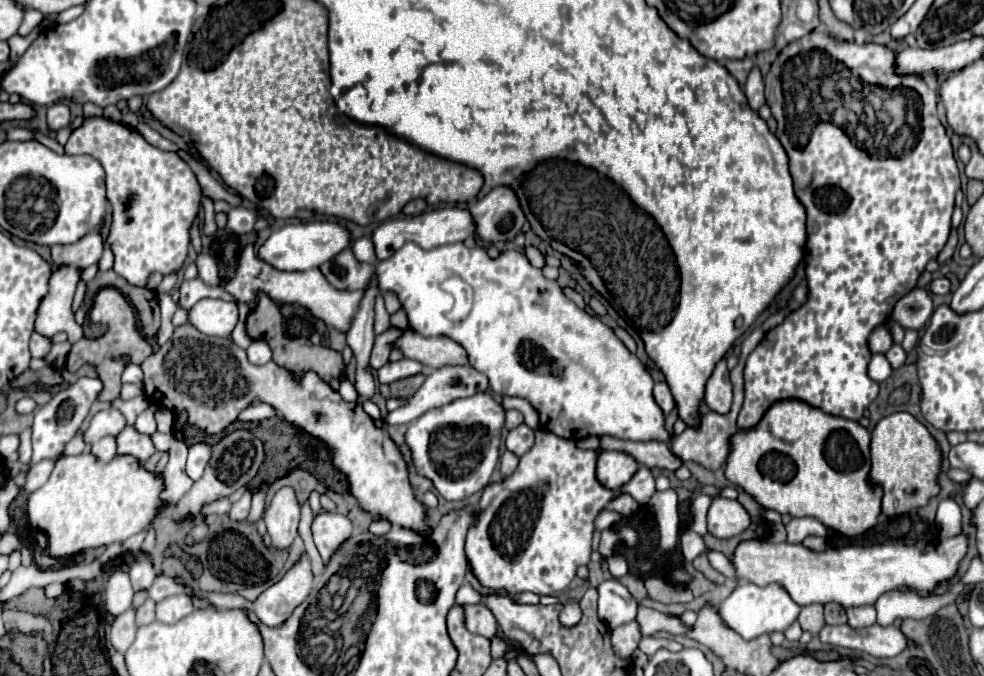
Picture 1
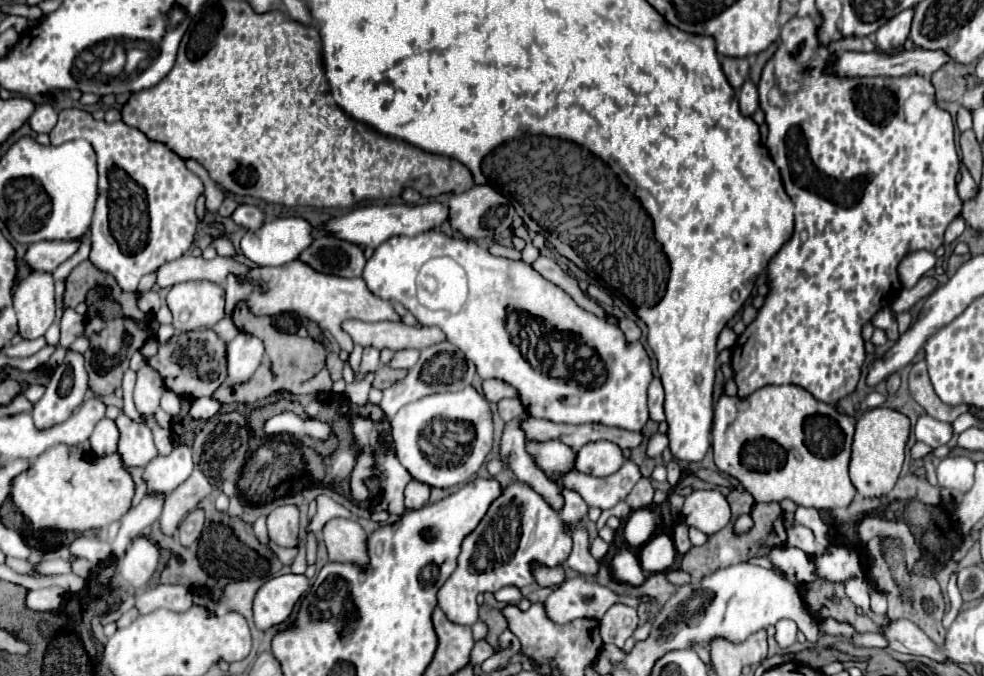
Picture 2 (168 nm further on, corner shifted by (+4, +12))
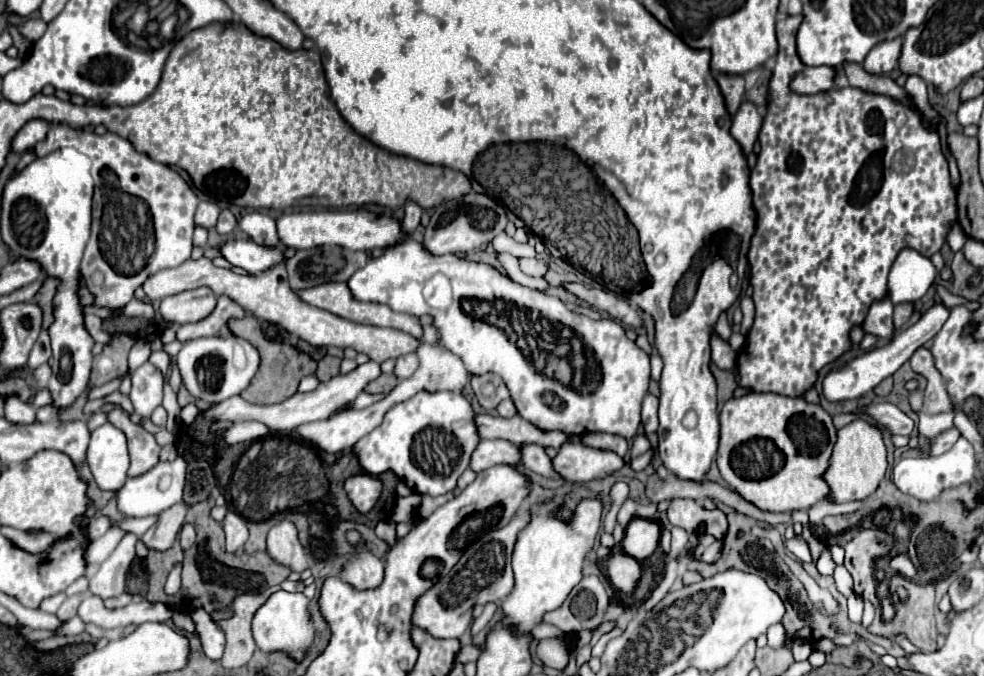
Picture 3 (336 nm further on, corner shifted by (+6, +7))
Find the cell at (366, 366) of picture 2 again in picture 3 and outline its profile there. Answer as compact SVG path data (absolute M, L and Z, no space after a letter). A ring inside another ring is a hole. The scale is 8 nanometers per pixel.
M367 361L363 365L357 365L353 371L349 373L339 373L337 377L333 377L327 383L321 383L317 391L313 393L295 393L293 397L285 399L283 403L277 405L253 405L245 399L237 397L229 397L227 401L203 411L205 419L215 419L215 421L223 421L223 419L231 419L231 421L261 421L265 423L271 431L293 431L293 427L303 425L303 423L311 423L311 421L319 421L329 417L333 411L341 409L347 403L353 403L355 397L365 389L365 385L373 379L377 379L381 375L381 369L375 361Z

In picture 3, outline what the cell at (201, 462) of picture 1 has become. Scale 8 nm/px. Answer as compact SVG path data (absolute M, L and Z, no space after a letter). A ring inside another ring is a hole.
M177 457L175 461L161 461L147 473L127 479L125 485L117 493L117 503L119 511L123 511L127 517L147 517L147 515L159 515L161 511L169 509L183 497L185 489L185 473L187 473L187 463L183 457Z

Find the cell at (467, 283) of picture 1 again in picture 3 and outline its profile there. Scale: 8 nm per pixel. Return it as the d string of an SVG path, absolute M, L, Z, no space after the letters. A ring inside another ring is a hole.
M407 239L403 243L397 243L395 247L389 247L383 251L383 255L371 259L363 269L359 269L349 281L347 281L353 297L357 297L359 301L371 301L371 303L385 303L389 305L393 311L401 311L401 313L409 313L409 315L431 315L433 317L433 327L441 333L441 343L443 347L447 347L451 353L457 353L463 361L465 367L471 375L483 375L483 373L495 373L499 375L505 383L507 389L511 393L511 399L519 411L519 415L523 419L527 419L529 423L533 423L539 429L551 431L551 429L559 429L565 431L569 435L585 435L585 433L611 433L611 435L621 435L627 441L631 441L637 435L637 429L641 425L641 401L649 389L649 355L639 349L633 341L629 341L625 337L623 327L617 321L611 319L601 319L601 321L593 321L585 315L573 313L571 309L565 307L565 303L559 297L551 297L545 295L543 291L537 289L529 289L525 285L515 283L511 277L501 275L495 267L487 265L487 263L477 263L477 261L469 261L457 255L433 255L429 253L429 249L425 249L423 243L415 241L415 239Z

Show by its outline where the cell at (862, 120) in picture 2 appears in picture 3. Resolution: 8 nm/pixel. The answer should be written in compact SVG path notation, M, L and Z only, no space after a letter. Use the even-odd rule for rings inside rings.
M789 15L783 21L777 21L777 41L779 41L779 53L777 53L777 63L769 81L769 105L767 113L763 119L763 127L759 131L759 159L755 169L751 171L751 191L753 191L753 205L757 211L757 231L751 241L751 251L749 251L749 265L751 265L751 285L753 285L753 301L755 301L755 323L751 331L747 333L743 349L737 353L737 375L739 375L739 387L749 389L753 393L757 391L773 391L779 395L789 395L789 397L803 397L805 391L813 389L819 377L819 369L823 369L827 363L833 363L839 359L843 353L851 349L851 339L849 333L855 325L861 325L863 319L867 317L867 311L871 303L885 299L887 297L887 275L889 269L899 255L901 249L911 247L919 249L925 257L931 257L937 253L947 237L949 225L957 219L957 195L955 189L949 183L949 163L943 153L941 145L941 135L935 123L925 127L923 113L917 109L911 97L905 99L893 99L889 95L879 95L879 93L867 93L863 89L855 87L845 87L845 89L829 89L825 93L815 93L815 95L799 95L795 93L789 85L793 77L805 69L803 61L799 59L797 53L797 43L795 35L799 25L803 23L801 15ZM899 113L907 115L907 123L903 127L895 125L895 117Z

